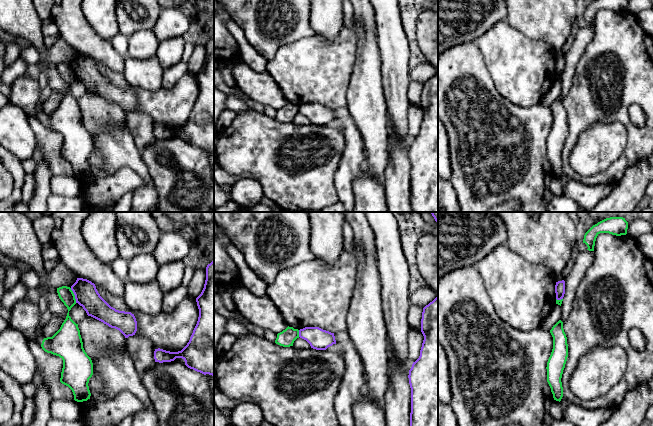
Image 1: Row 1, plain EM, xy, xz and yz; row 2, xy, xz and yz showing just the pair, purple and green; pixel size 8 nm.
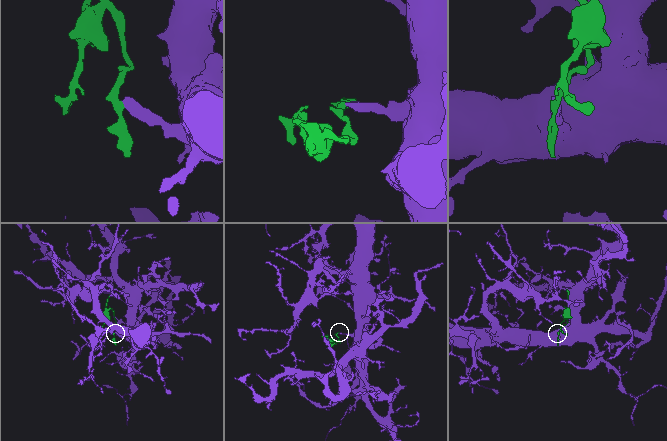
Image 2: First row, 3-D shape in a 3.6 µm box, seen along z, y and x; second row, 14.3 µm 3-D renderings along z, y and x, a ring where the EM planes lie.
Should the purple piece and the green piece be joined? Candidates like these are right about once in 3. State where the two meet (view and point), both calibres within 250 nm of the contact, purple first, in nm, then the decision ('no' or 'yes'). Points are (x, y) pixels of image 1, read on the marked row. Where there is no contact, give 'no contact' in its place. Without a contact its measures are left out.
xy (74, 294) | 190/120 nm | no

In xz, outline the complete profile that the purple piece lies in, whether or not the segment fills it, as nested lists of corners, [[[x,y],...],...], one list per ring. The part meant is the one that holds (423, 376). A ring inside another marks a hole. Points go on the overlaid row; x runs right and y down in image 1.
[[[438,296],[423,308],[421,332],[424,336],[419,358],[409,370],[411,388],[410,426],[438,426]]]

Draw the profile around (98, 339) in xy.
[[[86,316],[79,324],[83,348],[91,360],[96,360],[108,352],[123,351],[126,338],[117,329]]]

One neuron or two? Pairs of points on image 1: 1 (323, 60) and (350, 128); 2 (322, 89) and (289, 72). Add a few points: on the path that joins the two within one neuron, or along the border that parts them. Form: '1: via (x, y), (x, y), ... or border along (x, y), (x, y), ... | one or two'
1: border along (346, 106), (340, 106), (334, 110) | two
2: via (314, 81), (305, 72), (297, 72) | one

